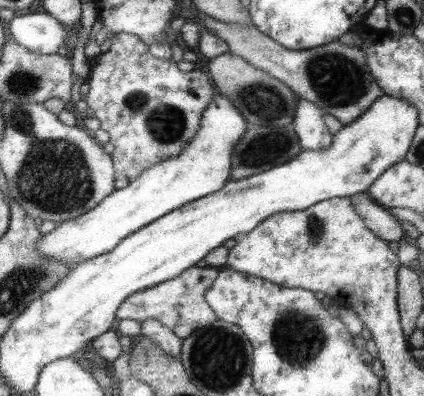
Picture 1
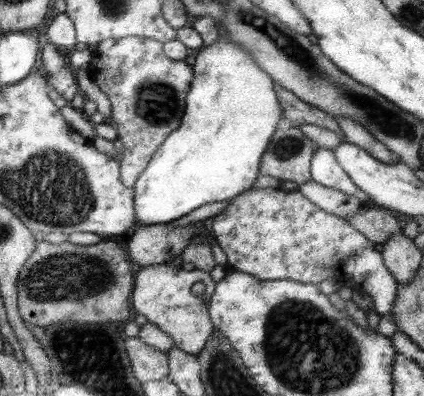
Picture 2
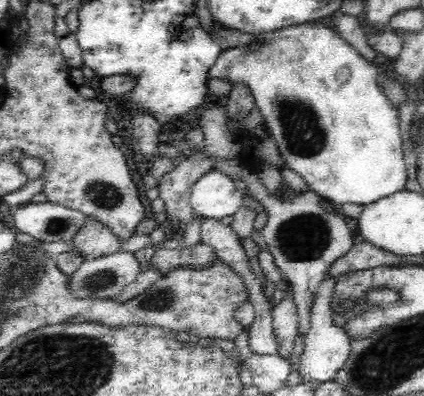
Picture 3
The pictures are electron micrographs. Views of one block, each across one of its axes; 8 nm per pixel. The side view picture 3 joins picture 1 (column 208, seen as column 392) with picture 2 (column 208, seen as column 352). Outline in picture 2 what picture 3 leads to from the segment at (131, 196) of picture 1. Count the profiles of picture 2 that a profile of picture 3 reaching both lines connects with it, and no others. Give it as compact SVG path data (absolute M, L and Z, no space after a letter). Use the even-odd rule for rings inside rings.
M217 38L215 44L199 52L193 72L195 78L187 94L187 108L185 116L181 118L181 126L173 134L169 134L167 140L159 146L159 150L151 156L147 170L133 186L135 226L169 224L197 210L199 206L233 200L239 198L239 194L243 194L245 190L253 188L255 178L259 176L265 148L269 146L277 130L275 124L283 118L283 108L279 106L273 78L263 68L259 68L251 54L247 54L247 50L243 50L231 38Z

